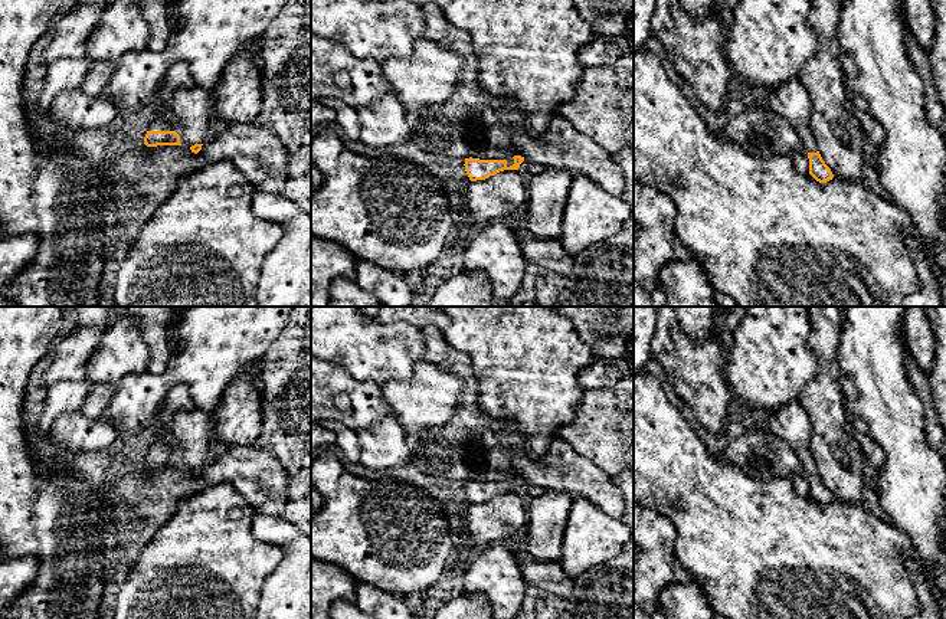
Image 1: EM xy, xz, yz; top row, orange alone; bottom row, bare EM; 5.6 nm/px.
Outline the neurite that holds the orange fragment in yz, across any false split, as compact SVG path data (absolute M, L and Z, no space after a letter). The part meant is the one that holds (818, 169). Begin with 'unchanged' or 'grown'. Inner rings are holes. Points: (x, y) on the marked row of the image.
grown; M799 78L767 91L769 108L782 115L802 138L809 158L809 174L819 183L832 180L831 168L822 160L809 128L812 101Z

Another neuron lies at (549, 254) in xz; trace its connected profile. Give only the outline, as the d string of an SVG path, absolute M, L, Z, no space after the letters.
M515 230L515 236L527 261L537 268L566 275L575 263L575 258L566 253L559 239L541 240L531 235L523 236L518 230Z

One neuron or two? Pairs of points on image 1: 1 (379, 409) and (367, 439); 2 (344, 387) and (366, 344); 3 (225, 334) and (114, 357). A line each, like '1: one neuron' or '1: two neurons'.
1: two neurons
2: two neurons
3: two neurons

